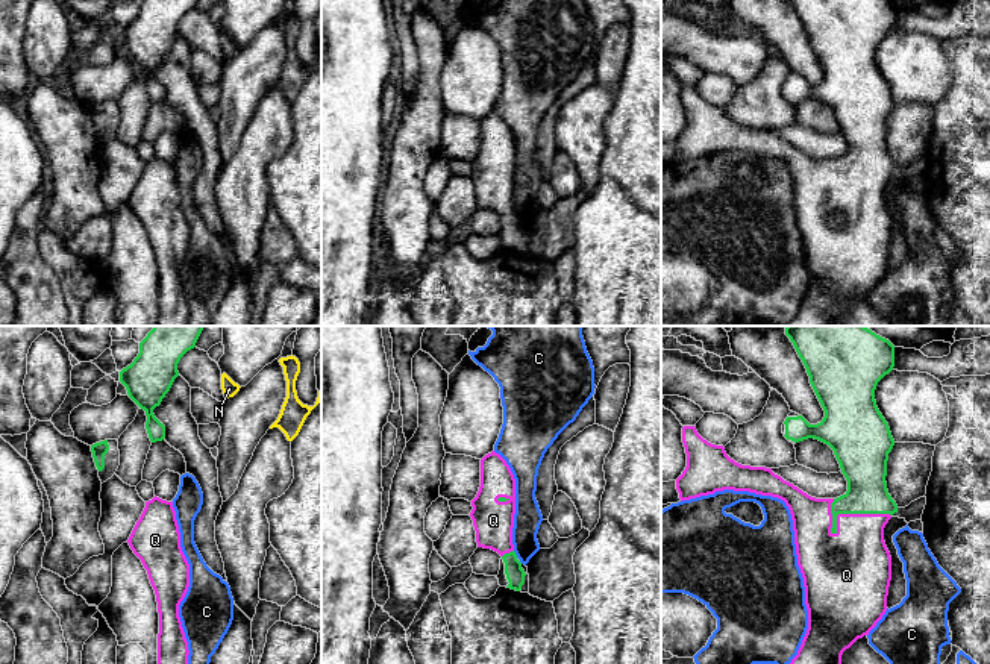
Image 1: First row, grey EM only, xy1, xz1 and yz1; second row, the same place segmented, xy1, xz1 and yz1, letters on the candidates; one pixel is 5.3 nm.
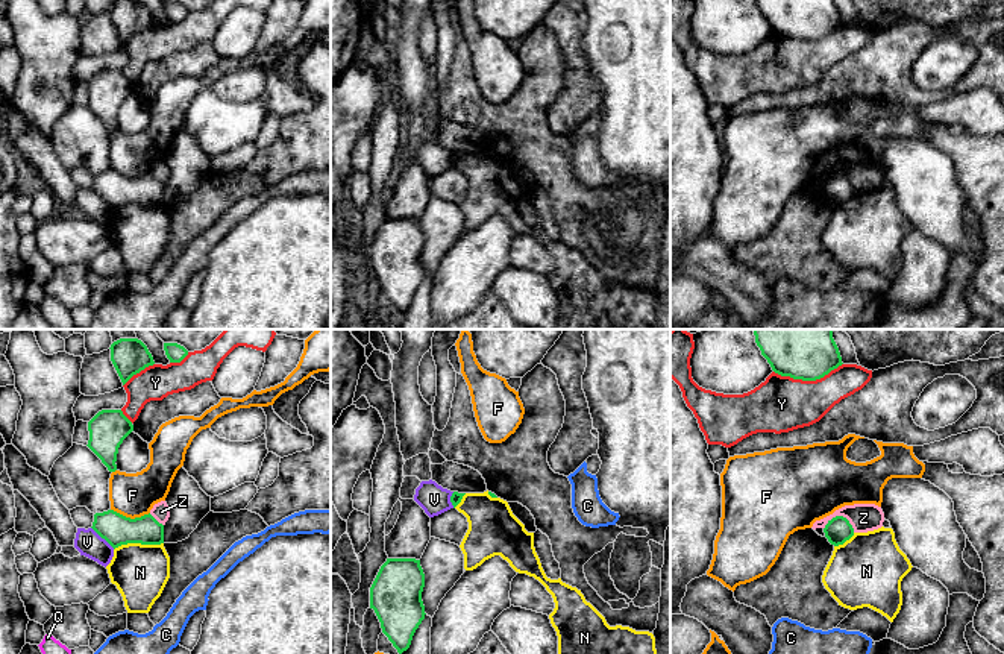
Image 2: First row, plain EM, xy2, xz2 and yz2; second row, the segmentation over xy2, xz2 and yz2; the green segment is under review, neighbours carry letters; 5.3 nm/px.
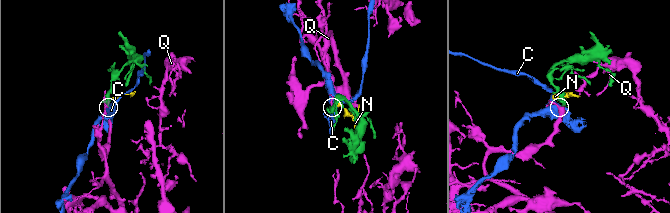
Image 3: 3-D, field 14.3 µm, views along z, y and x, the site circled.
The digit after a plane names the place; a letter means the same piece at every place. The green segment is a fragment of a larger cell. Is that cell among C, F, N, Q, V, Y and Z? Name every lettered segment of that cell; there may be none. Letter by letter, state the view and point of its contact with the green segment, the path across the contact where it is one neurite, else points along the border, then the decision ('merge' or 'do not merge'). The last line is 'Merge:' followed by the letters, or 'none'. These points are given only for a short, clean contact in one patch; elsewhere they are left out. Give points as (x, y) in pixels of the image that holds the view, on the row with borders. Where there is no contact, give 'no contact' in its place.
C: meets green in xz1 at (514, 554); border along xz1 (513, 551), (517, 557); do not merge
F: meets green in xy2 at (129, 518); do not merge
N: meets green in xy2 at (138, 542); border along xy2 (163, 542), (122, 543), (114, 550); do not merge
Q: meets green in yz1 at (852, 513); merge
V: meets green in xy2 at (103, 537); border along xy2 (91, 527), (114, 548); do not merge
Y: meets green in yz2 at (807, 380); do not merge
Z: meets green in yz2 at (842, 516); border along yz2 (824, 525), (836, 516), (843, 516), (854, 531); do not merge
Merge: Q

